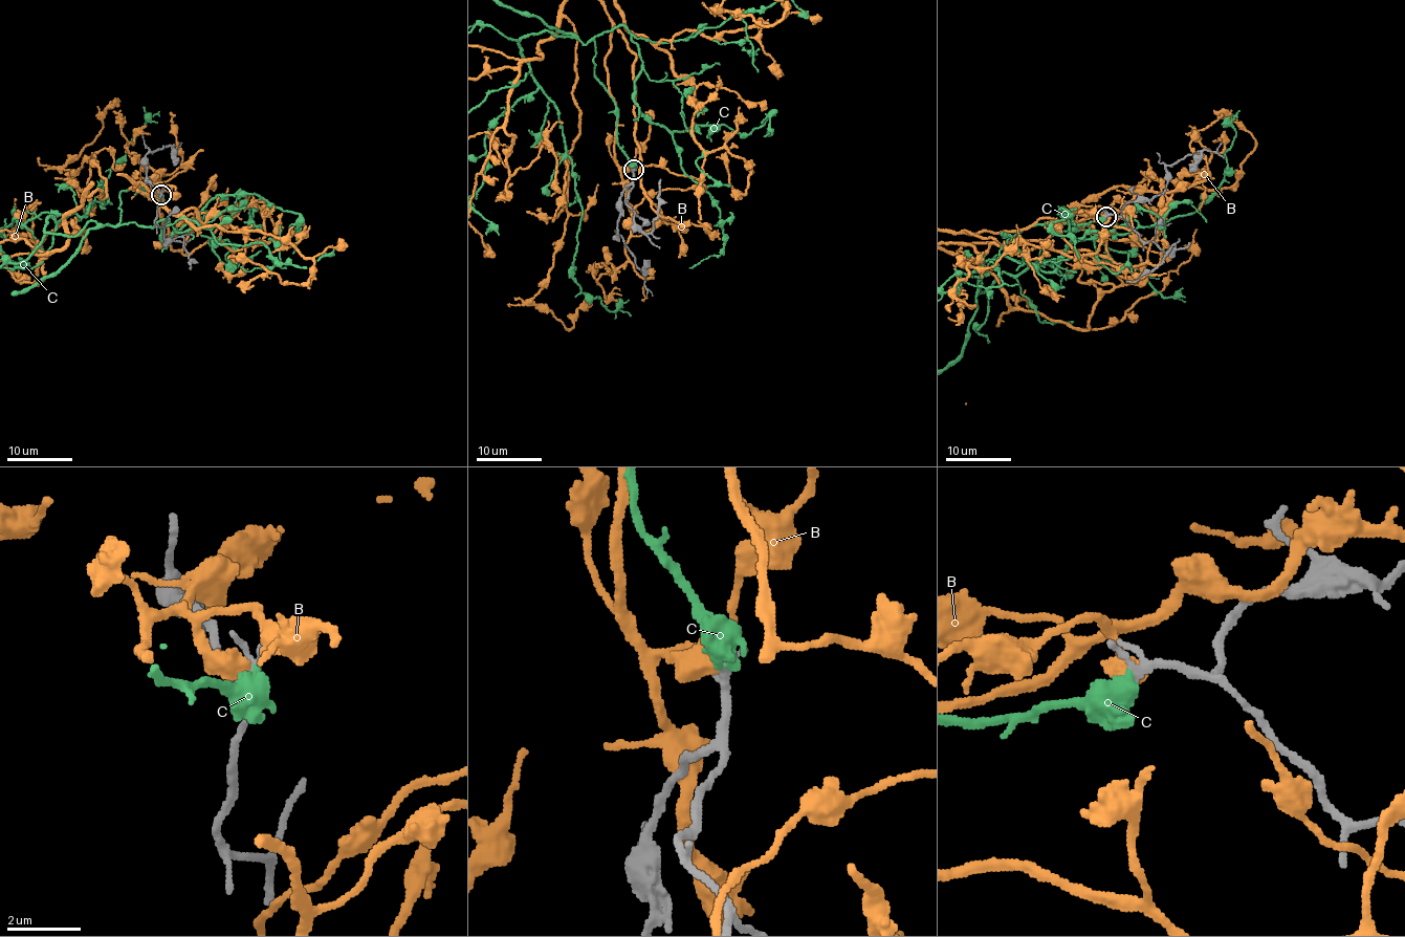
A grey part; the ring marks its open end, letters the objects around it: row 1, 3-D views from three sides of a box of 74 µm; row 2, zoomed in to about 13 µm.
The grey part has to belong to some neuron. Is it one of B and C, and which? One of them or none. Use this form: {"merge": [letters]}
{"merge": ["C"]}

